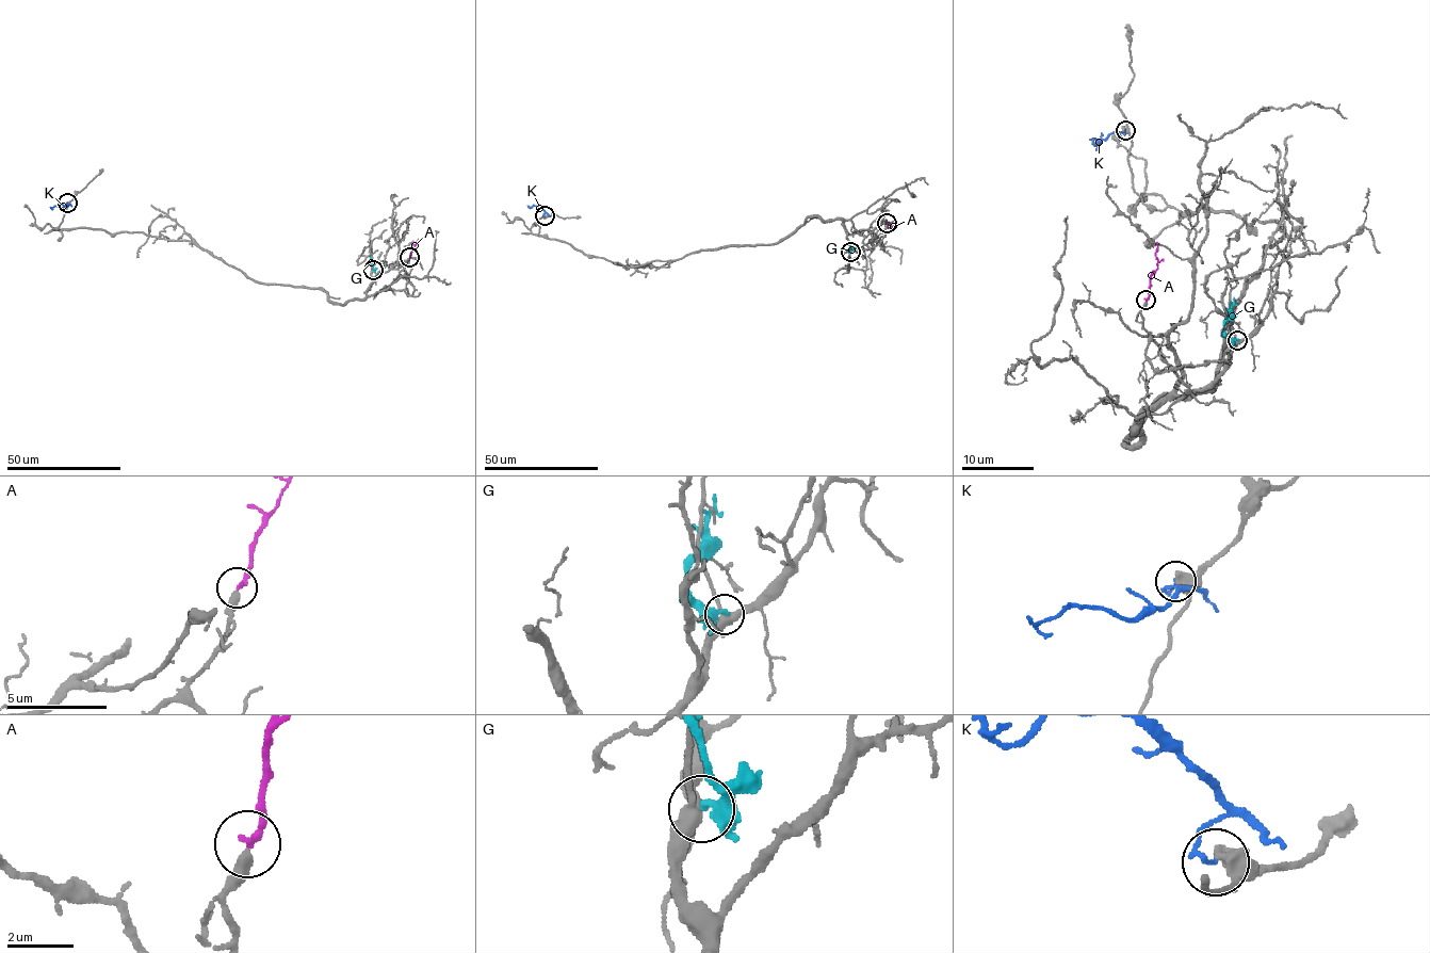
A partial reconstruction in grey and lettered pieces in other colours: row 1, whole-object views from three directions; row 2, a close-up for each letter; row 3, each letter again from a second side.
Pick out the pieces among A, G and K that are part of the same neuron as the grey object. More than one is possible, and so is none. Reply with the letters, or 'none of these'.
A

